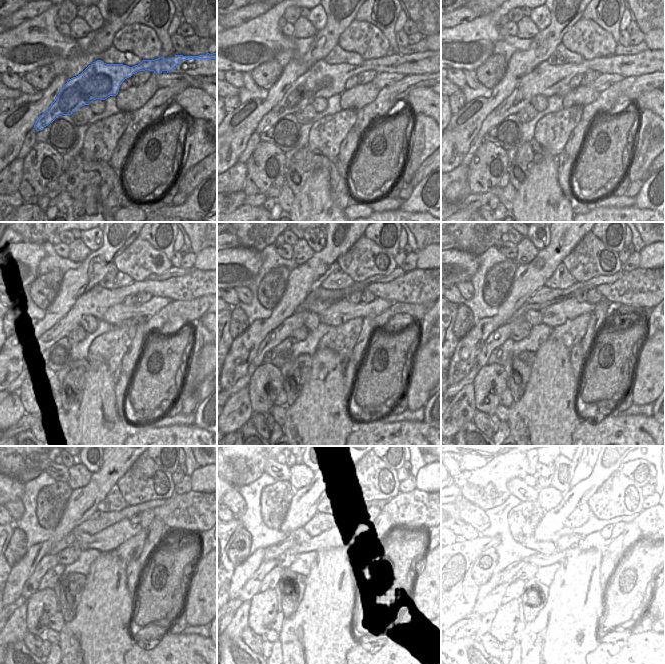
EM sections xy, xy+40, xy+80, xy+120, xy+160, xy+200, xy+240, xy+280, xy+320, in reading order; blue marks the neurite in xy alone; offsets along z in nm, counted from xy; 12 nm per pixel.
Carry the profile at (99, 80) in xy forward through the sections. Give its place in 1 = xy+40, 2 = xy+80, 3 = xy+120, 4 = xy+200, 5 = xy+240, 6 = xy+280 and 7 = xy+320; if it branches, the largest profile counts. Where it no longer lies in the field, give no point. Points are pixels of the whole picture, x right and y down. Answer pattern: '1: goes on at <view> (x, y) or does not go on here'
1: goes on at xy+40 (324, 80)
2: goes on at xy+80 (546, 79)
3: goes on at xy+120 (95, 302)
4: goes on at xy+200 (502, 334)
5: goes on at xy+240 (47, 562)
6: goes on at xy+280 (255, 585)
7: goes on at xy+320 (479, 588)

